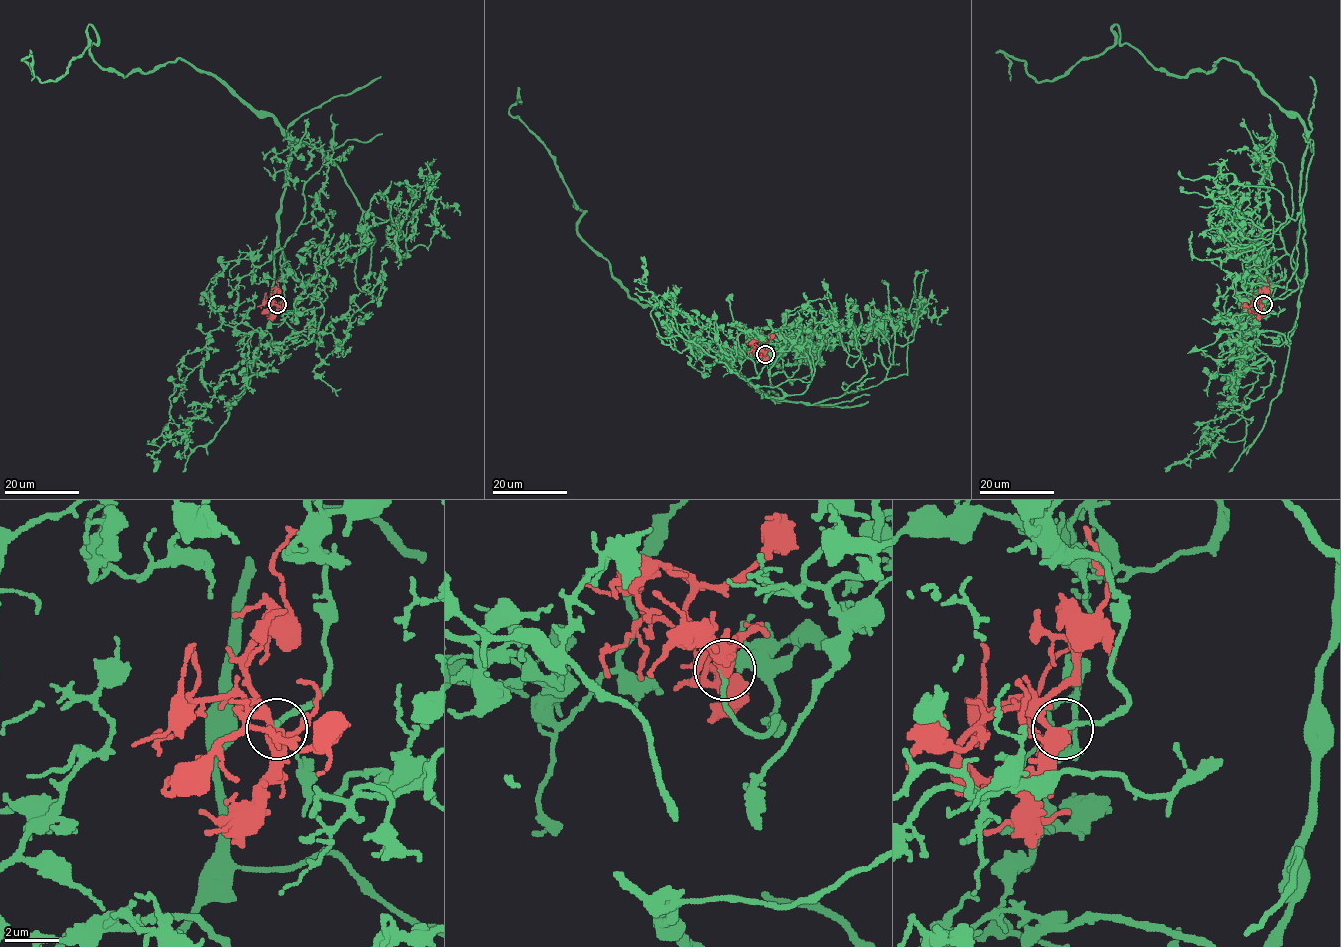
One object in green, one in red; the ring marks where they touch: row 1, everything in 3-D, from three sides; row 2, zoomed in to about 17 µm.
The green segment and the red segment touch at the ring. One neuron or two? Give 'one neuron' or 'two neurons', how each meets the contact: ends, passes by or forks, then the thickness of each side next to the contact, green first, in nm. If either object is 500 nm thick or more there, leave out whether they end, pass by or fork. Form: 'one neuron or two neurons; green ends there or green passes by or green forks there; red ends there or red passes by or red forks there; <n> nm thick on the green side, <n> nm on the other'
one neuron; green ends there; red forks there; 160 nm thick on the green side, 360 nm on the other

